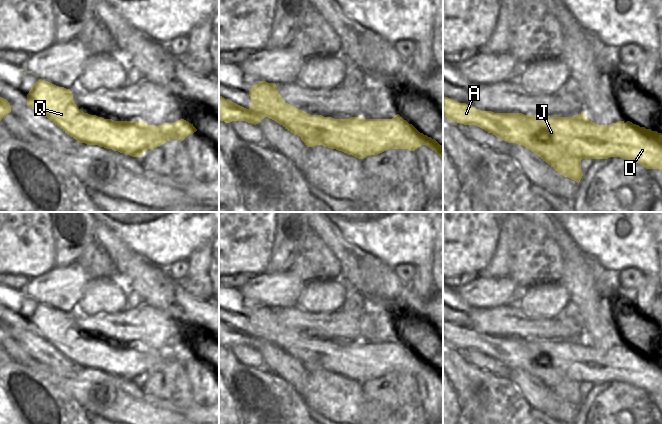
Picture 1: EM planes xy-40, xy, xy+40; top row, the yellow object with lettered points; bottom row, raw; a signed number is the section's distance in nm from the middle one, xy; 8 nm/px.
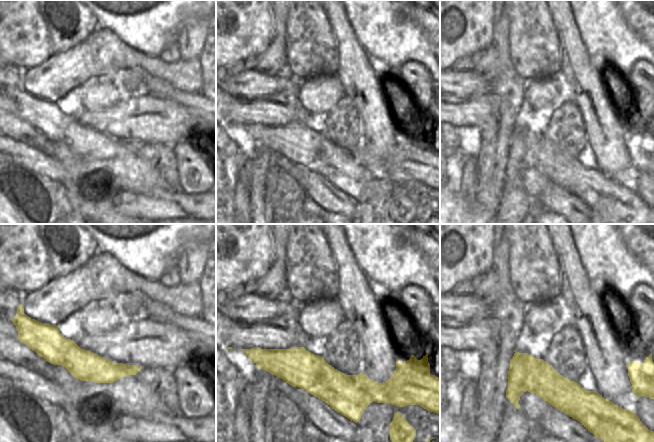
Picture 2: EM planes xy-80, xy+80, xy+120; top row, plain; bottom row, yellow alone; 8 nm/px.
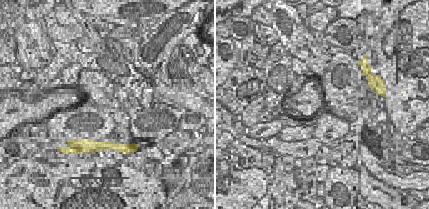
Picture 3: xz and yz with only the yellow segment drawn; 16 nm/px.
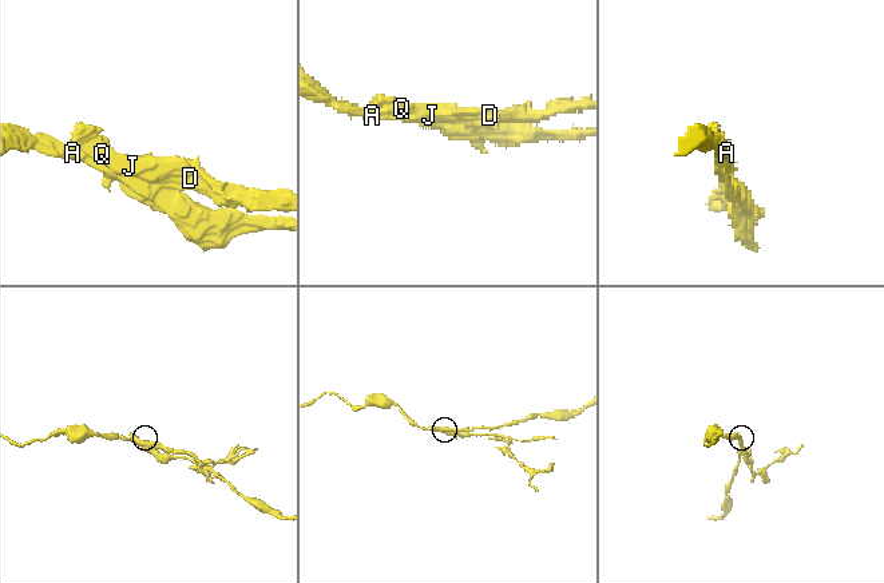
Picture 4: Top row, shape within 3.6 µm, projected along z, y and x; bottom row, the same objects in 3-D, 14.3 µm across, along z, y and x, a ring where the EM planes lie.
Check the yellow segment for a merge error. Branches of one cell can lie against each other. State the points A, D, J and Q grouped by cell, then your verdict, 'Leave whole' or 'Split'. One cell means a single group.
Groups: A / D J Q. Split

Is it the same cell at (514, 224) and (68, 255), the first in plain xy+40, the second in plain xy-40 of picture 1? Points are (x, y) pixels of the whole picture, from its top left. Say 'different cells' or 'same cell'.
same cell

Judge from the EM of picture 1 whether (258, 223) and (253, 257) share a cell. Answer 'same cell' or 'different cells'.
same cell

